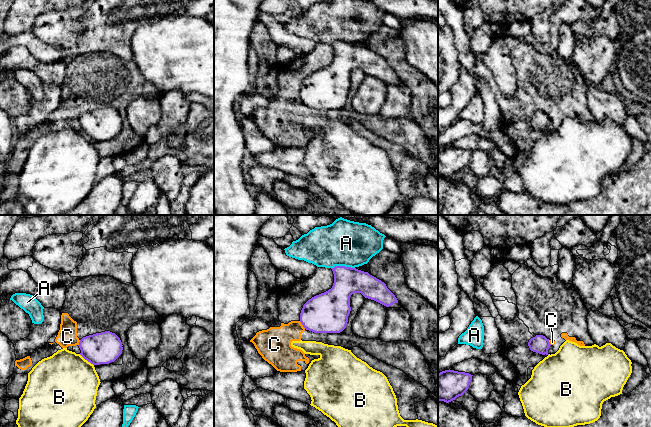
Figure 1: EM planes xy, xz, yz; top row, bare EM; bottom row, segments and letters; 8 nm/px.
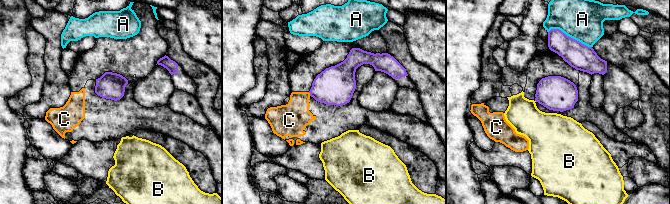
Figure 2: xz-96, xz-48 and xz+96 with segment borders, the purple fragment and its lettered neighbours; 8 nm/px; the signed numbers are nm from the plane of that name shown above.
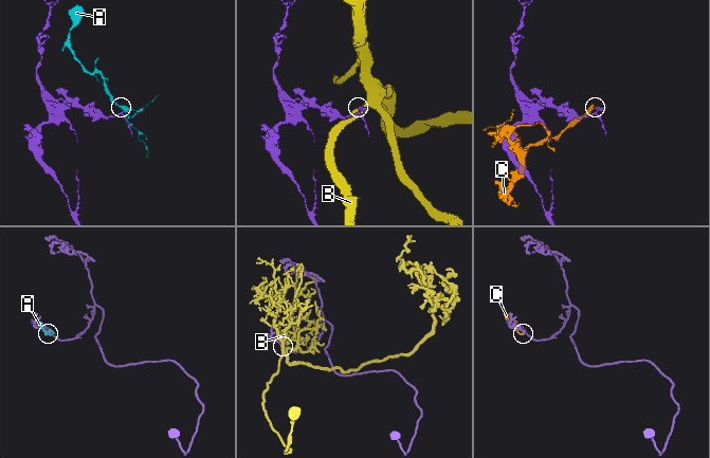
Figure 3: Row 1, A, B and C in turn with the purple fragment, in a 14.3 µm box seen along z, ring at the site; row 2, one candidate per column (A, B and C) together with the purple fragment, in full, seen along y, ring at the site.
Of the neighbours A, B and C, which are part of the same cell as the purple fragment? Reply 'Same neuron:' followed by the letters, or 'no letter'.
Same neuron: no letter

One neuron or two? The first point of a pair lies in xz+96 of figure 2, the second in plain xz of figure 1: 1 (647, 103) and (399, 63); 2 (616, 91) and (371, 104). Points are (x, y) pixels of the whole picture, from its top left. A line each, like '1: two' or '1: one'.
1: one
2: two

